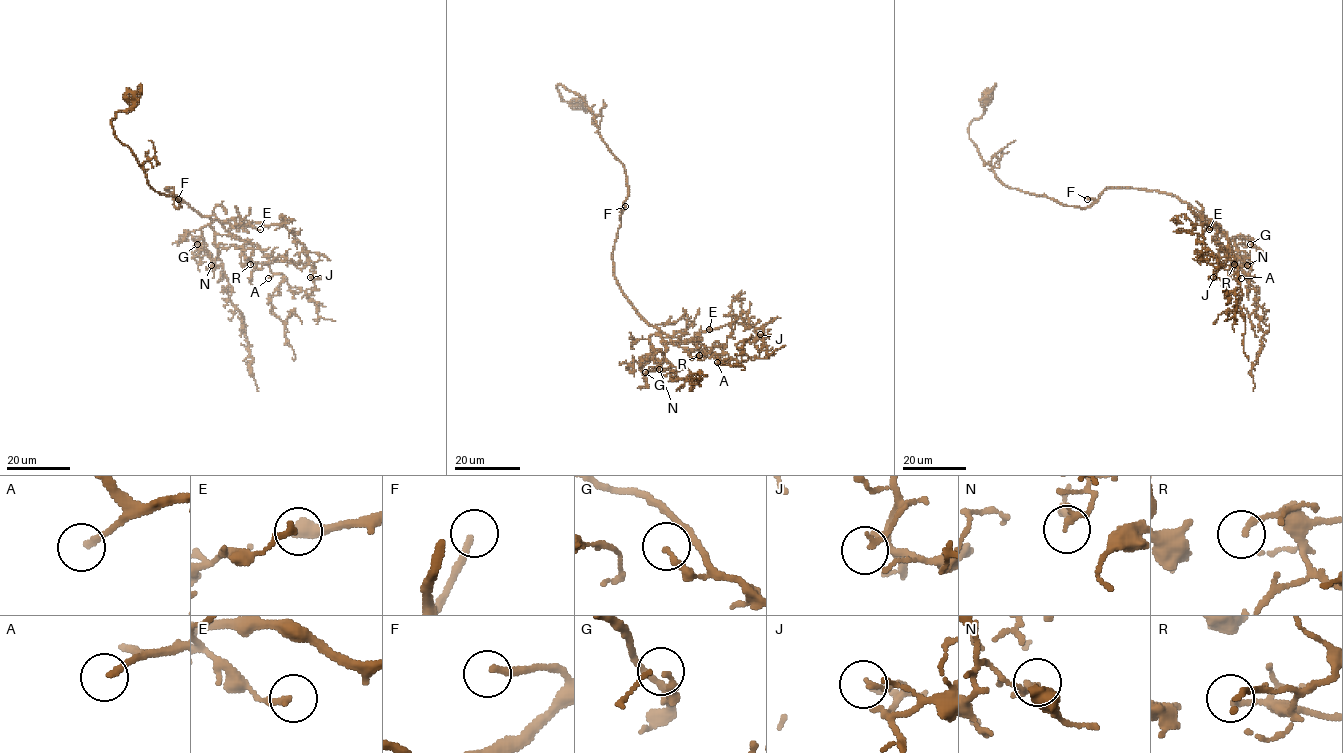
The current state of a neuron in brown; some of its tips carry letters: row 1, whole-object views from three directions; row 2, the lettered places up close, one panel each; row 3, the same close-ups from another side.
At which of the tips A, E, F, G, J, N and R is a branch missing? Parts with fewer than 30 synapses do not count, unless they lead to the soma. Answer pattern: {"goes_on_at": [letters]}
{"goes_on_at": ["A", "F"]}

